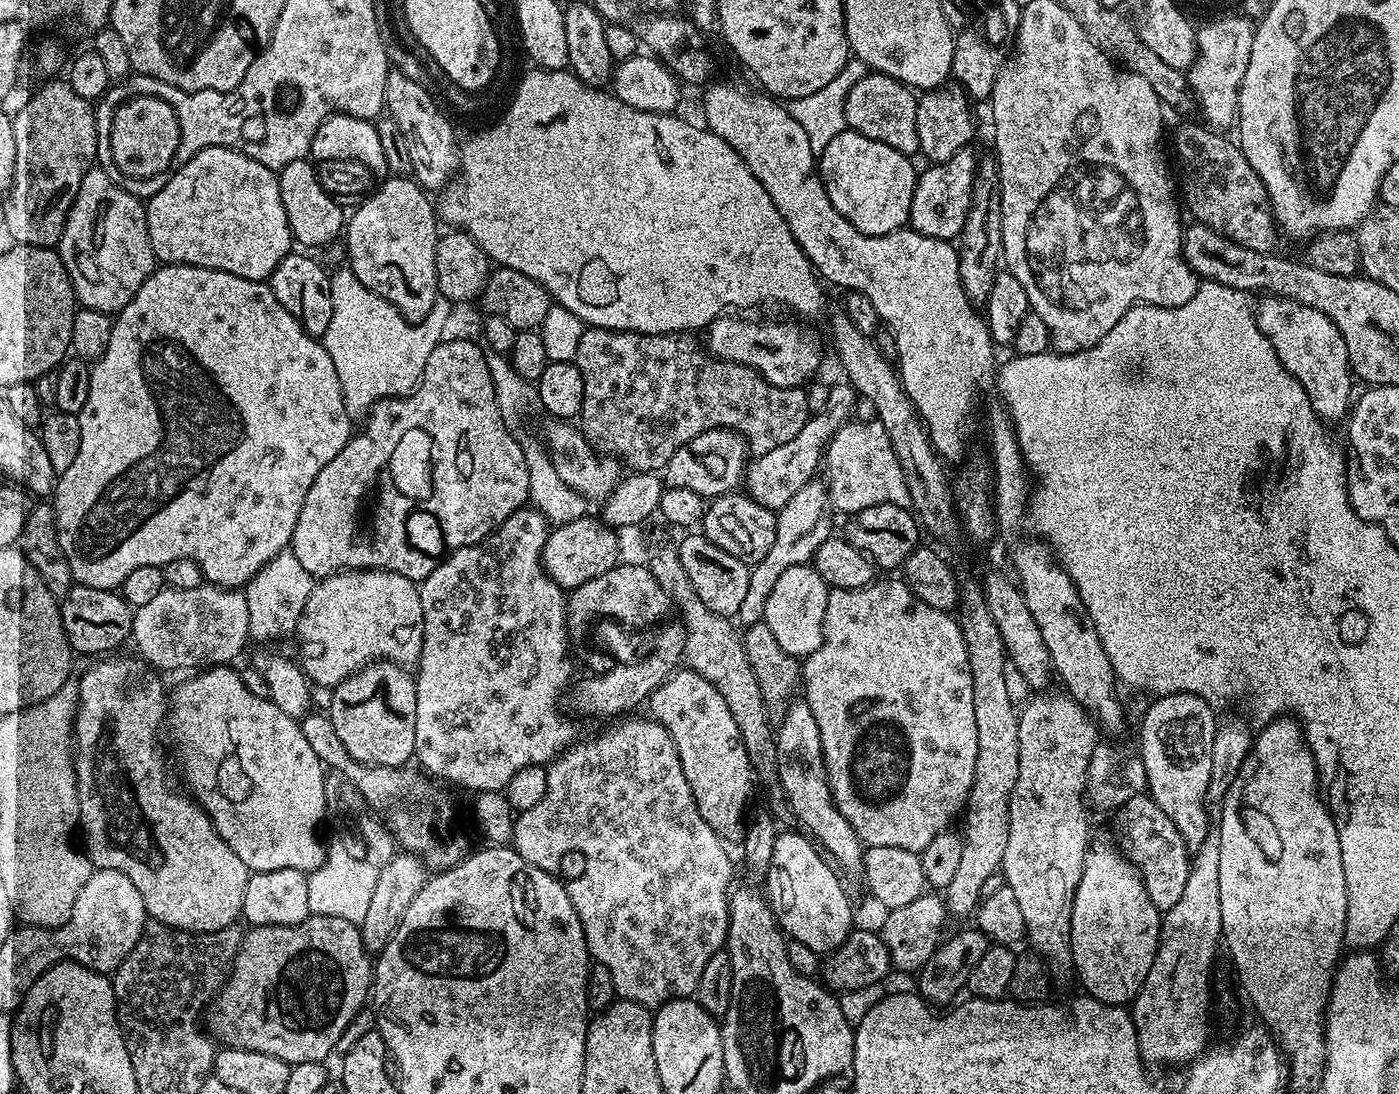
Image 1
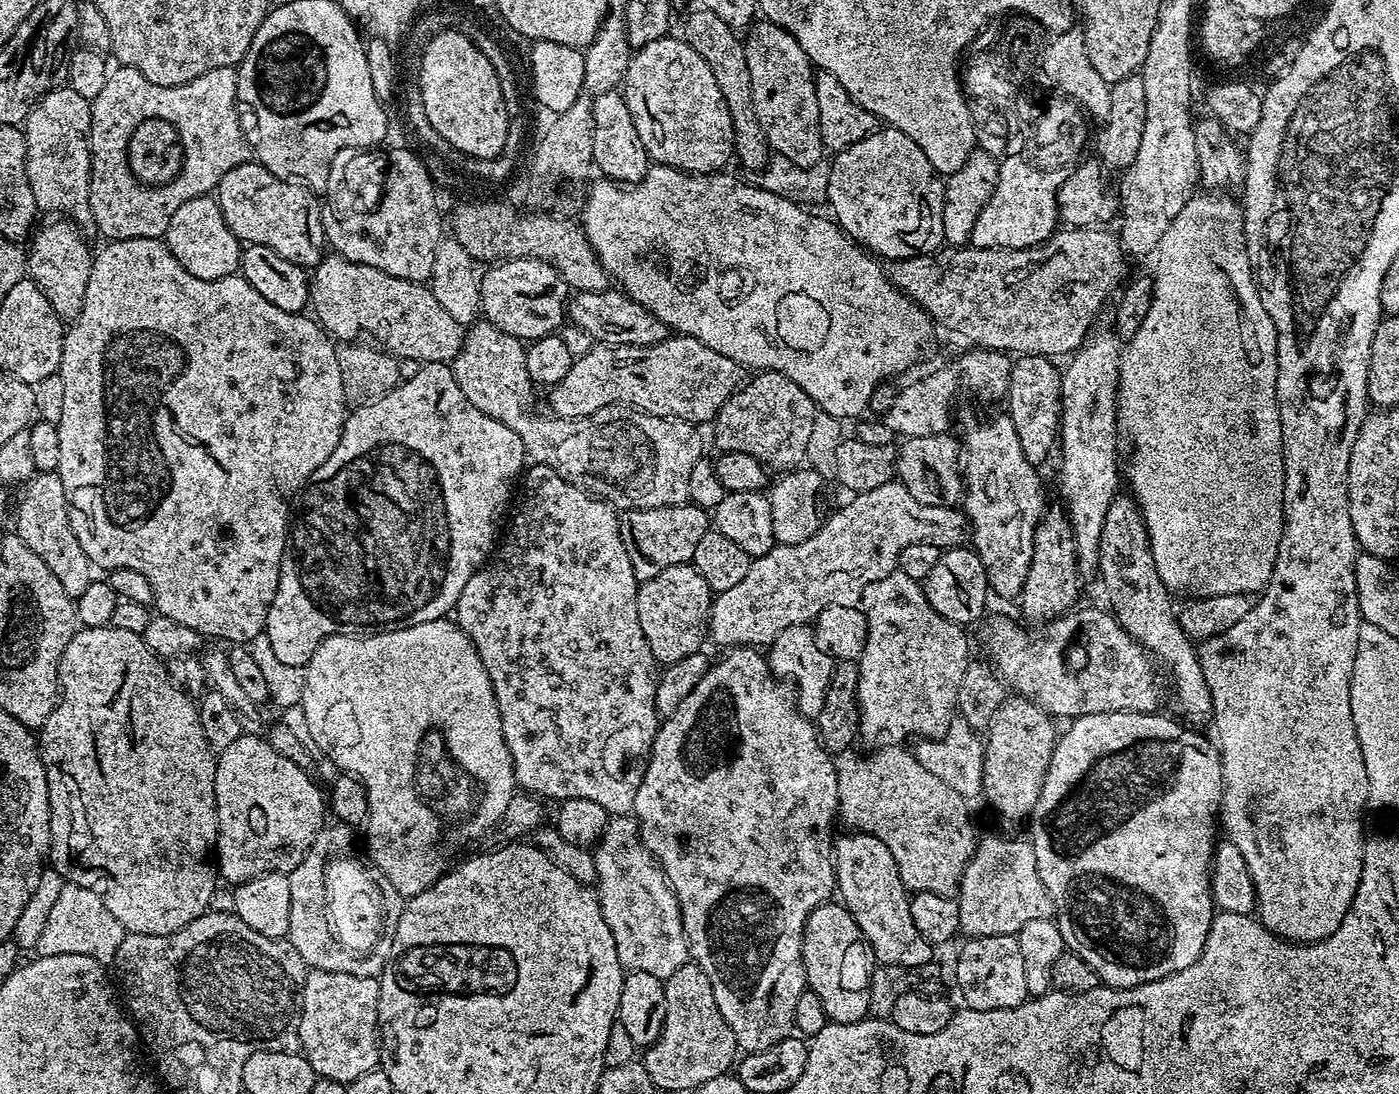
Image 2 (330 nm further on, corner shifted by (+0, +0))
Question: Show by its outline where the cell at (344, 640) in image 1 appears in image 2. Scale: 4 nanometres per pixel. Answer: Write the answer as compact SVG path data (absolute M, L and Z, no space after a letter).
M445 618L443 620L435 620L434 622L422 622L418 626L389 628L387 632L375 632L372 636L331 636L330 638L326 638L317 646L314 654L308 657L308 663L304 668L304 698L302 705L305 710L307 725L310 726L310 735L320 748L323 759L333 760L340 767L339 771L341 773L356 777L366 790L366 798L368 799L366 829L368 828L369 852L367 852L367 855L370 857L371 863L375 864L378 870L382 870L382 874L386 874L386 878L390 878L390 889L397 897L400 895L404 896L403 898L411 898L425 892L435 880L439 880L445 872L449 871L450 864L447 864L447 860L451 858L452 852L459 850L460 844L468 844L471 840L478 839L483 832L488 832L491 828L493 831L499 825L502 814L506 811L506 806L514 795L516 780L514 778L514 770L512 769L512 759L510 758L510 752L502 734L502 718L498 714L498 702L494 698L494 690L492 689L490 678L486 674L486 666L482 666L482 658L478 654L476 647L470 642L468 635L457 626L455 619Z

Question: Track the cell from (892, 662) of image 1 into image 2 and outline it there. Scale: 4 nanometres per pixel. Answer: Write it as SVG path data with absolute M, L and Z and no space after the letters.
M900 571L870 582L862 590L859 605L866 614L866 646L859 658L856 707L860 710L858 732L861 737L876 740L897 728L915 738L935 738L943 735L957 711L956 695L970 661L968 636L961 625L950 622L930 606L923 583Z

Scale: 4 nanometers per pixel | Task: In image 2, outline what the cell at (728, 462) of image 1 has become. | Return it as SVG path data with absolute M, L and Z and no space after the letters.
M760 370L753 376L756 376L753 380L745 379L736 393L724 403L722 410L718 410L715 421L711 425L712 432L716 435L718 449L721 453L748 454L768 470L799 469L806 460L810 430L818 411L816 403L810 398L810 394L806 394L806 390L802 390L802 386L798 386L798 382L790 382L786 374Z

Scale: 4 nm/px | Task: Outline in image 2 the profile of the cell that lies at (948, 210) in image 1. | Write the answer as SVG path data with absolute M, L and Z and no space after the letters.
M1004 156L1000 160L1000 173L998 174L998 186L994 194L990 194L990 202L982 208L982 214L978 214L978 222L974 222L974 230L970 241L973 248L1034 248L1037 244L1043 244L1057 231L1060 220L1060 207L1056 201L1056 194L1060 184L1054 176L1040 176L1034 168L1027 168L1024 160L1011 160Z

